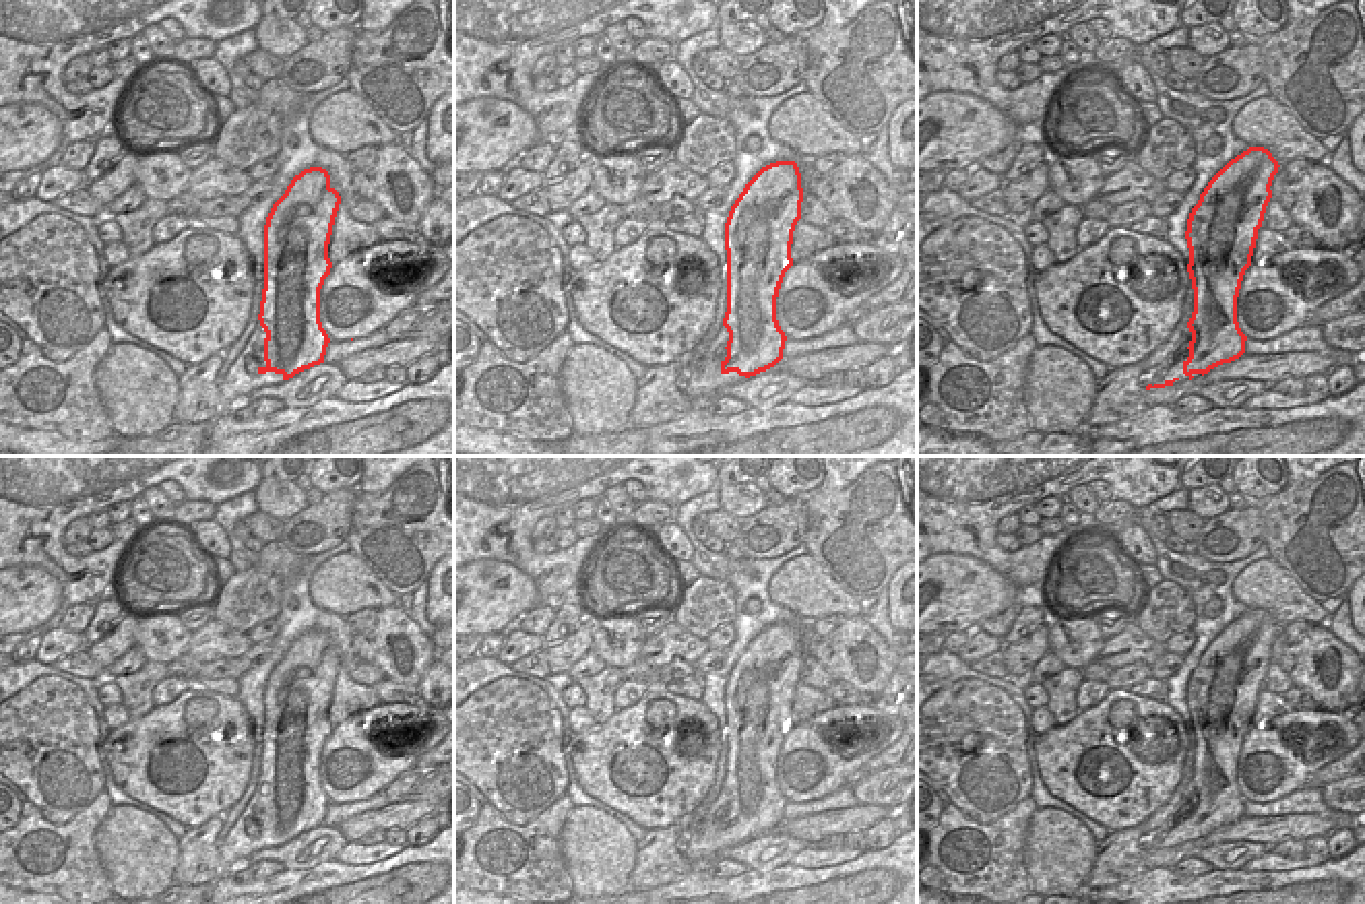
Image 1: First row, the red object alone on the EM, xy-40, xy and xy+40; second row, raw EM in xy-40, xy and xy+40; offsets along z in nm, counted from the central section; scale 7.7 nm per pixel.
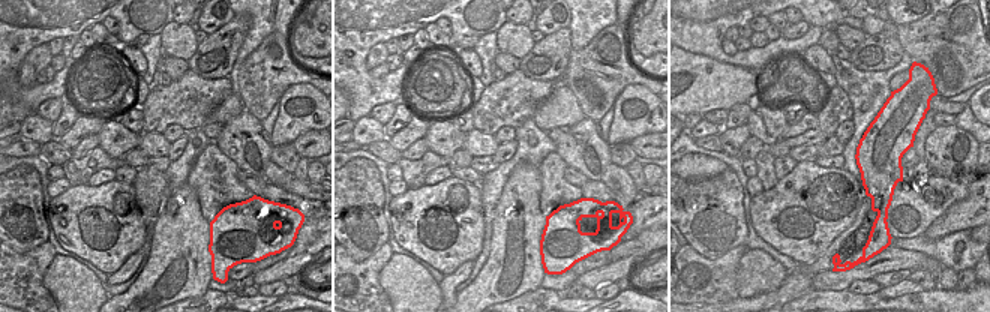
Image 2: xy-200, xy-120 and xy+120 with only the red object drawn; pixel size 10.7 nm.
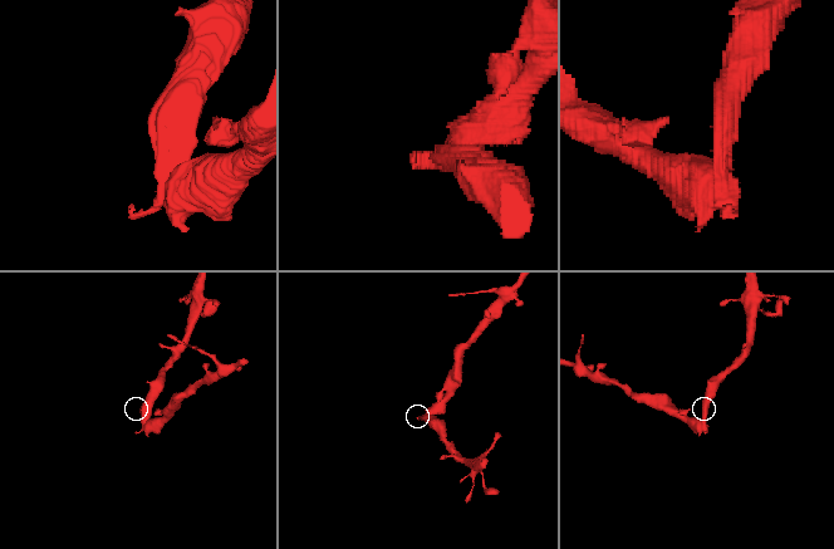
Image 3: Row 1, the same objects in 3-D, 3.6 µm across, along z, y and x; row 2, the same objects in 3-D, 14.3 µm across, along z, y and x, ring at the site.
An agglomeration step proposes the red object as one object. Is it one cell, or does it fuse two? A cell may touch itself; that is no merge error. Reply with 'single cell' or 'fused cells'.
fused cells

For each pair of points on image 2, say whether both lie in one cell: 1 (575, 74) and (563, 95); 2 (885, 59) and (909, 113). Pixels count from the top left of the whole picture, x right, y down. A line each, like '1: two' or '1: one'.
1: two
2: two

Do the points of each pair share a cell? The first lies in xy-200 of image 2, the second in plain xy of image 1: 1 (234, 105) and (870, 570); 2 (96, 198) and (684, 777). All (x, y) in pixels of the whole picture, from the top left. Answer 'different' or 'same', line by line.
1: different
2: same

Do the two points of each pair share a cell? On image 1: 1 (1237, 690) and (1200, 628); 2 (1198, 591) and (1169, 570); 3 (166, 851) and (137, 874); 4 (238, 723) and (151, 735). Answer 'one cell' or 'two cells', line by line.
1: one cell
2: two cells
3: two cells
4: one cell

